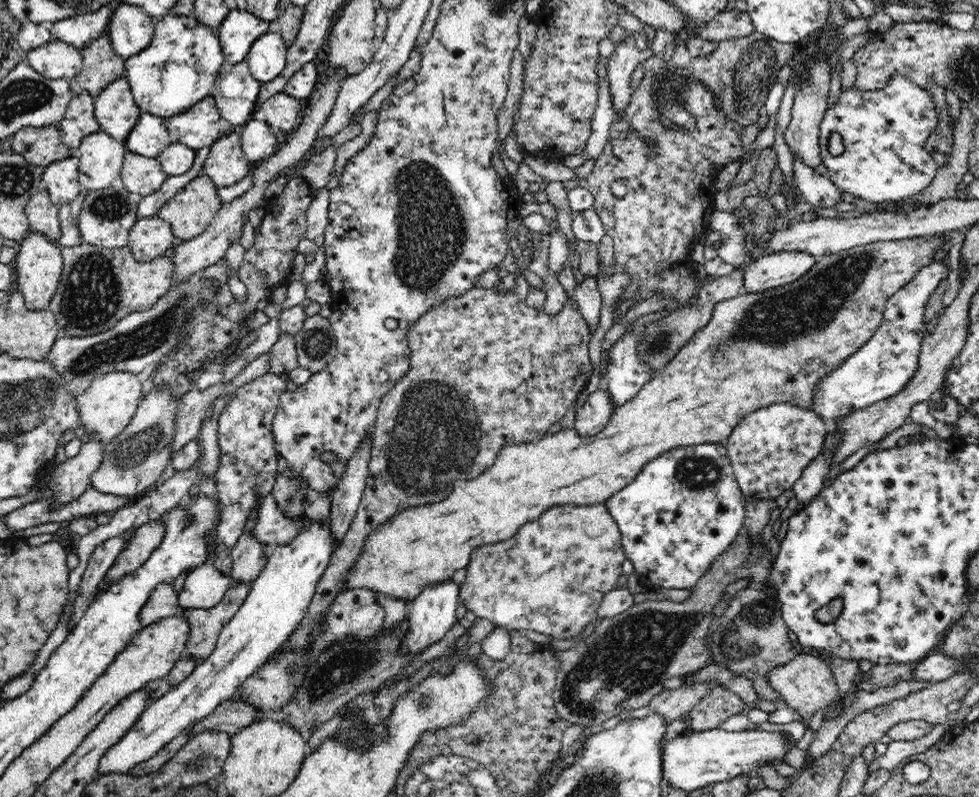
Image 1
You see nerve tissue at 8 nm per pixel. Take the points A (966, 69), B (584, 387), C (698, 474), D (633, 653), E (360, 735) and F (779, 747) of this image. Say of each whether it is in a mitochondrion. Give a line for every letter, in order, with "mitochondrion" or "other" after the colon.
A: mitochondrion
B: other
C: mitochondrion
D: mitochondrion
E: mitochondrion
F: other

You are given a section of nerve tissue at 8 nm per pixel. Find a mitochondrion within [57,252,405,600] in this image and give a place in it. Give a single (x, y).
(149, 337)

